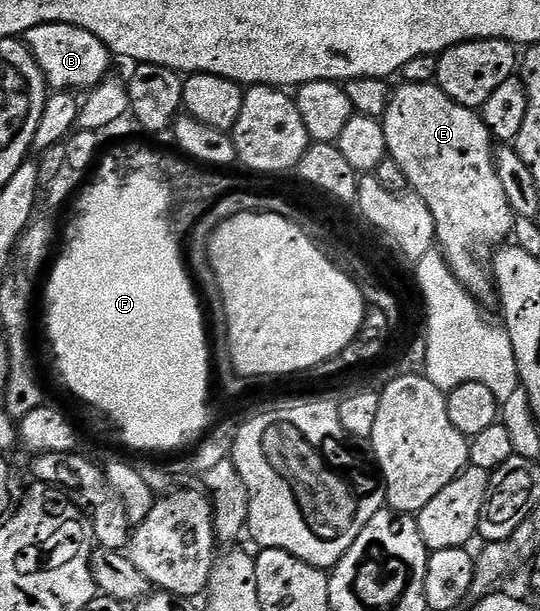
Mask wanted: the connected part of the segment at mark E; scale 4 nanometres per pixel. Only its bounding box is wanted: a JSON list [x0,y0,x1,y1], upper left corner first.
[382,82,514,301]

